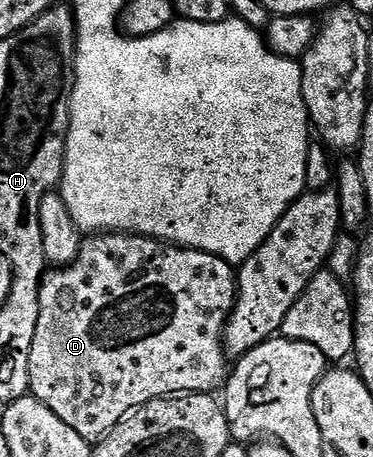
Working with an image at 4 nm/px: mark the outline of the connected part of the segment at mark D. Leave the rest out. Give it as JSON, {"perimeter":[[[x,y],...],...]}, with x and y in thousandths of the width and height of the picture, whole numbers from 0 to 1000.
{"perimeter":[[[252,510],[217,525],[209,558],[177,584],[147,582],[126,591],[107,624],[107,702],[97,702],[97,737],[86,737],[86,781],[75,799],[80,864],[105,873],[172,930],[204,939],[214,956],[260,965],[284,952],[319,921],[354,899],[367,899],[410,873],[440,873],[501,860],[574,860],[611,827],[611,779],[601,757],[606,700],[638,656],[638,606],[630,586],[555,549],[512,540],[480,540],[440,532],[432,523],[399,523],[391,514],[346,510]]]}

